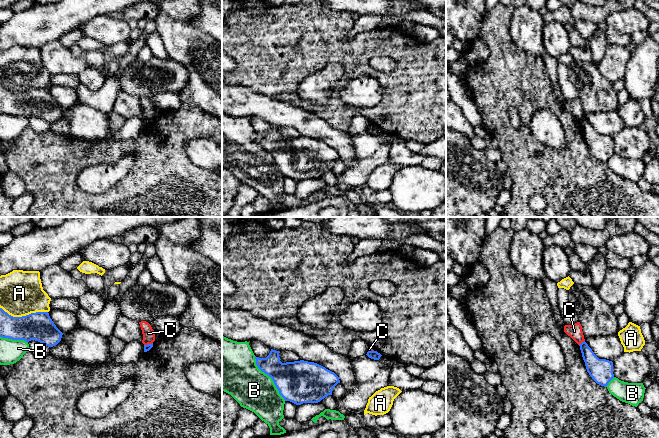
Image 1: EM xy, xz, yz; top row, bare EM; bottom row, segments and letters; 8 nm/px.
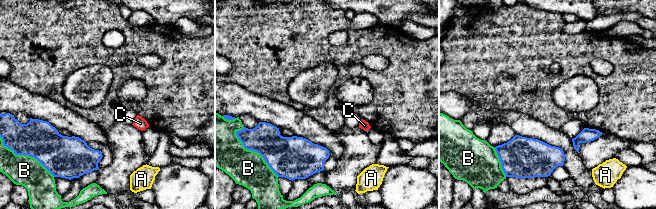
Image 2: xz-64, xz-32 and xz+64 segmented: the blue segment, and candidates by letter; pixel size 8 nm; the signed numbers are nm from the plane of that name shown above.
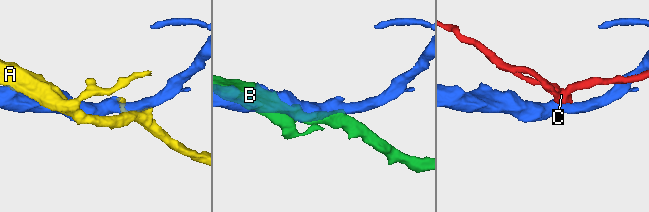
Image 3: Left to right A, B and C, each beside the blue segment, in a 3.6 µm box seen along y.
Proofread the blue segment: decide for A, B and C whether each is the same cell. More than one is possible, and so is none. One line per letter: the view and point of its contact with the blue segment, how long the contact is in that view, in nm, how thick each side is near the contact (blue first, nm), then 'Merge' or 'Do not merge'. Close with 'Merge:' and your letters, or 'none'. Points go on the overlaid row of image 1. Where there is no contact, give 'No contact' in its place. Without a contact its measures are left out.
A: Touches blue at xy (24, 316). Shared border 380 nm. Thickness 220 nm (blue) against 360 nm. Do not merge
B: Touches blue at xz (270, 376). Shared border 440 nm. Thickness 340 nm (blue) against 320 nm. Do not merge
C: Touches blue at yz (581, 343). Shared border 60 nm. Thickness 170 nm (blue) against 110 nm. Do not merge
Merge: none

